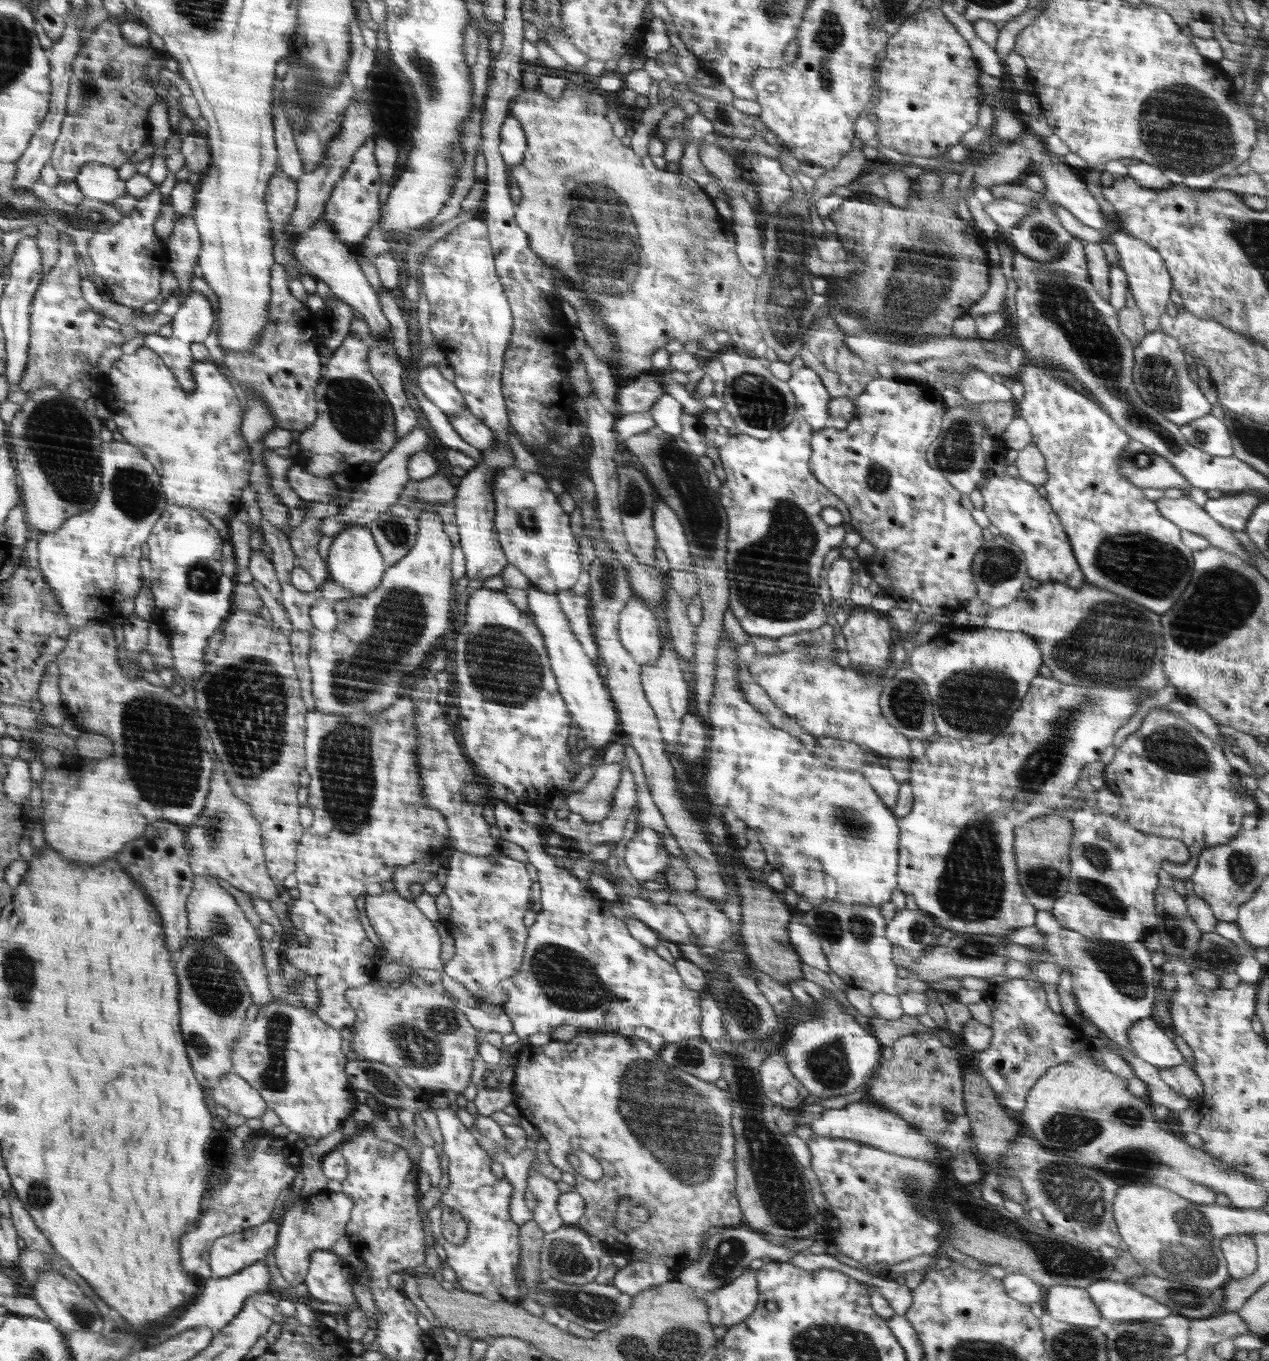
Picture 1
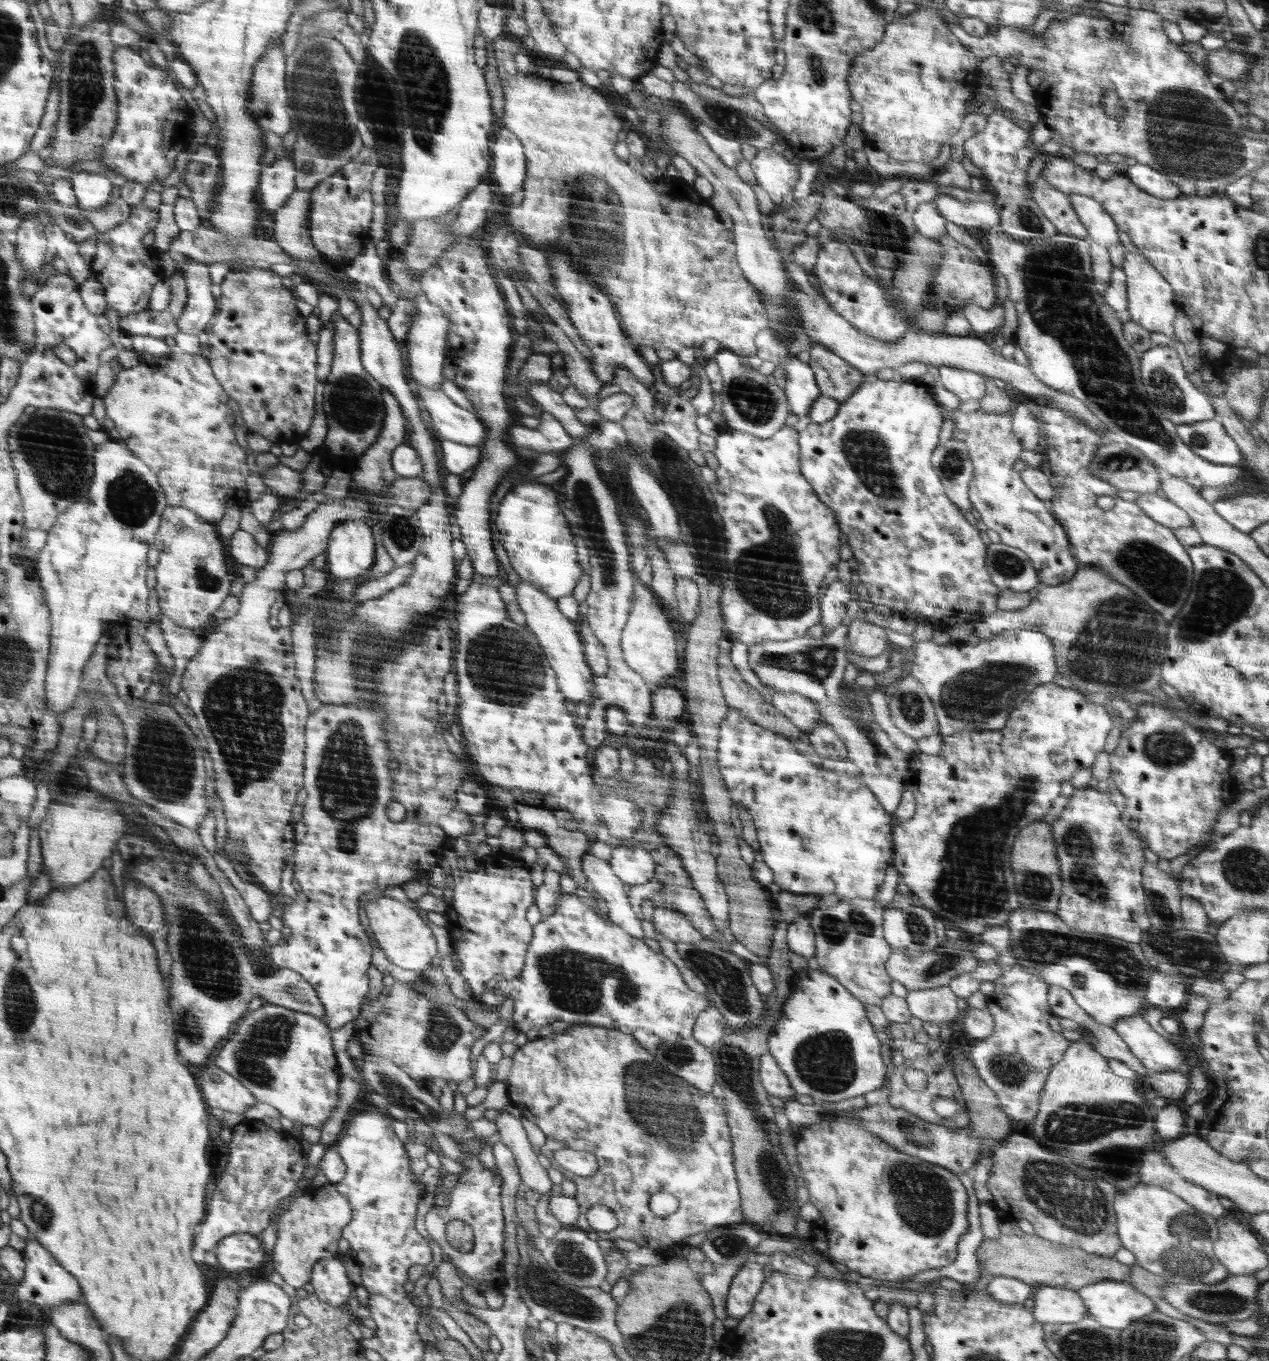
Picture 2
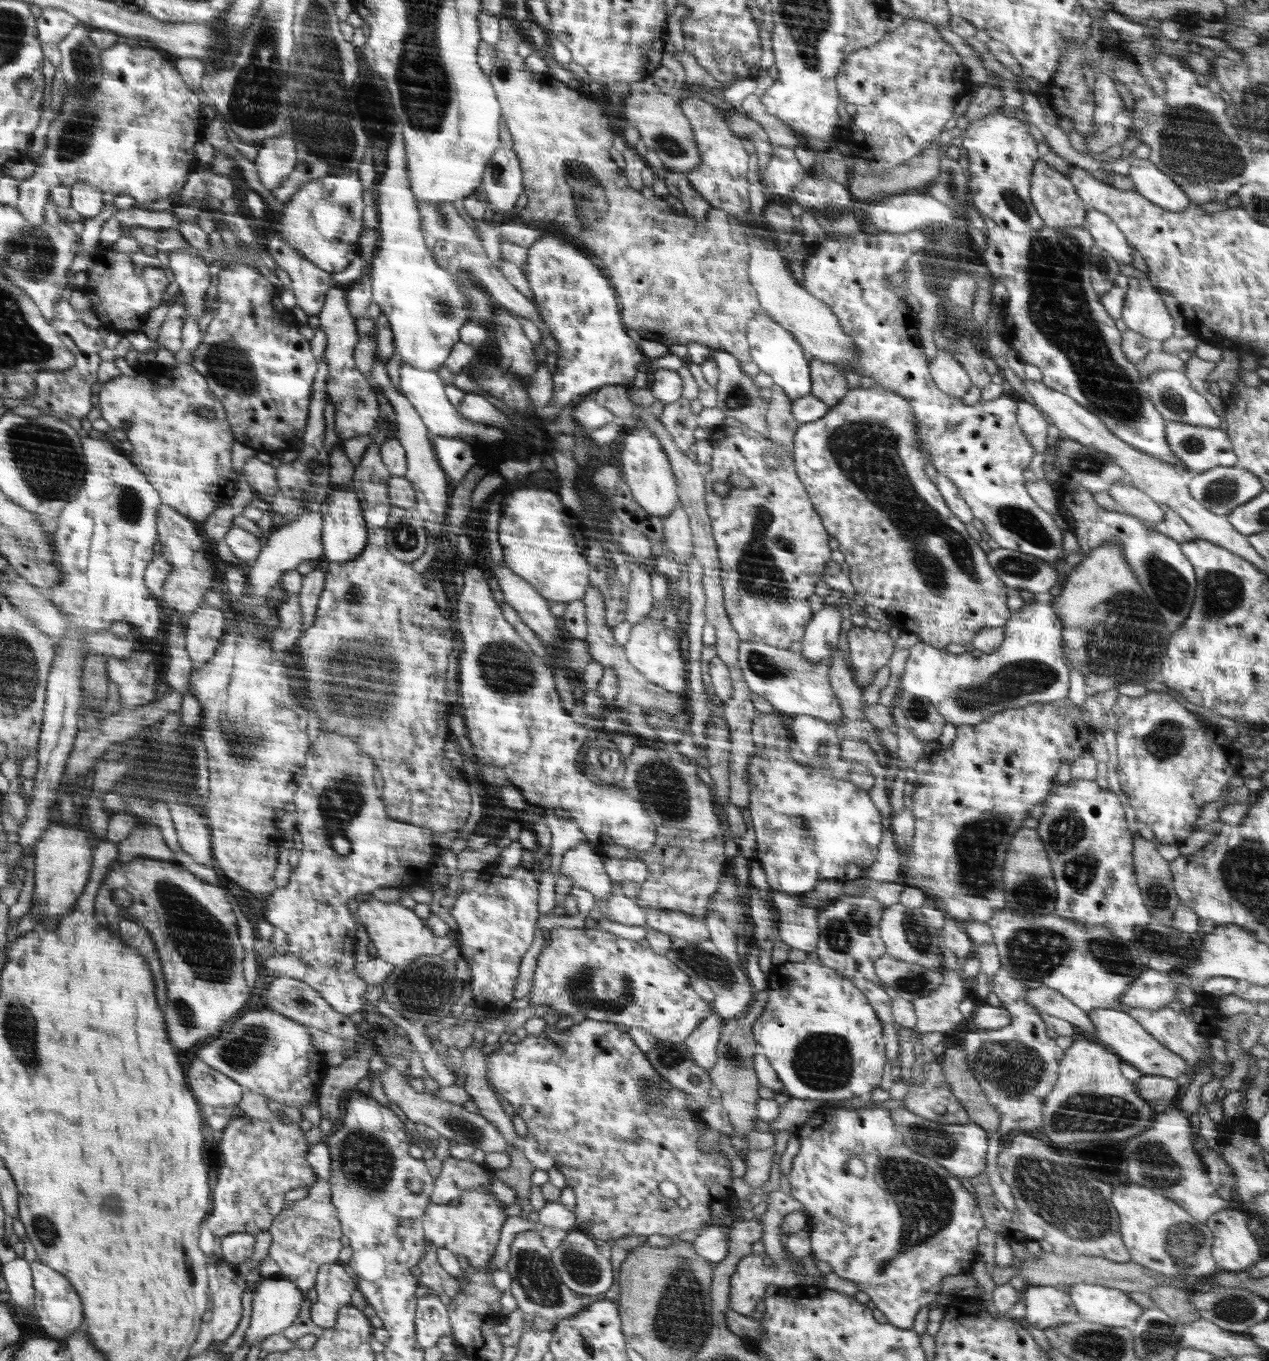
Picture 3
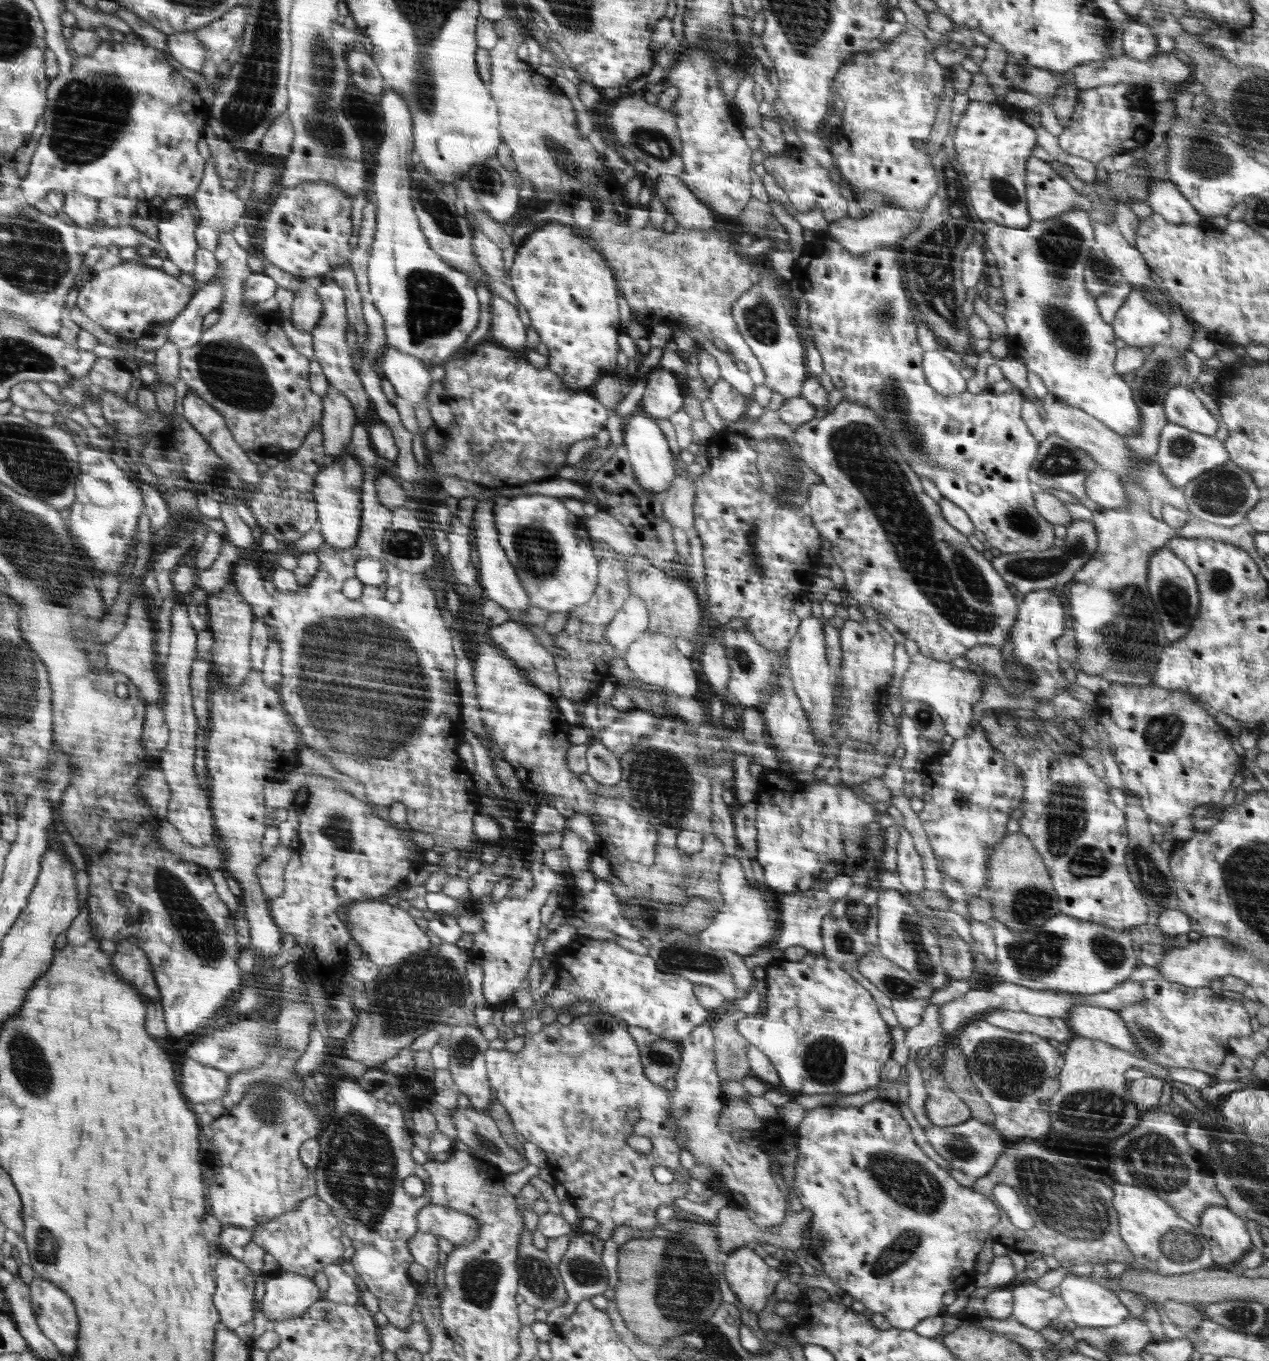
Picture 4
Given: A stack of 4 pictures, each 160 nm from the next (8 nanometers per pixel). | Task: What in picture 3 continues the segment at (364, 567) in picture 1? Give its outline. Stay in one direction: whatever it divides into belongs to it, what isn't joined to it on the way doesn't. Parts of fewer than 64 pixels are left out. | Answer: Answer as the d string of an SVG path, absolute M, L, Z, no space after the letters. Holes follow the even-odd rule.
M350 485L334 490L330 488L327 496L328 512L324 514L322 539L323 560L325 562L351 561L359 556L367 546L367 523L363 518L358 494Z

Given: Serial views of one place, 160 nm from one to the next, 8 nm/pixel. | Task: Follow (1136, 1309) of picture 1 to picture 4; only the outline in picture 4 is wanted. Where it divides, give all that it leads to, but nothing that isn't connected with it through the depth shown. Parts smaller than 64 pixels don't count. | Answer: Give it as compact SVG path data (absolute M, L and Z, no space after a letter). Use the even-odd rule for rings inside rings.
M1081 1274L1067 1275L1056 1292L1063 1298L1067 1306L1067 1321L1071 1326L1078 1327L1102 1327L1117 1326L1126 1317L1131 1316L1130 1312L1114 1293L1114 1289L1094 1283L1089 1276Z

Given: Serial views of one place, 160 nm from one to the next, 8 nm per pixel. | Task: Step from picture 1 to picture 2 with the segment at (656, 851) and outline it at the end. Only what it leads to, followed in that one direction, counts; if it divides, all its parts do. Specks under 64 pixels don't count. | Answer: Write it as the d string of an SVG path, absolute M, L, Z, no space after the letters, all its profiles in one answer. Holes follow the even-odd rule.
M621 845L613 848L610 867L627 886L646 885L655 877L656 863L642 847Z

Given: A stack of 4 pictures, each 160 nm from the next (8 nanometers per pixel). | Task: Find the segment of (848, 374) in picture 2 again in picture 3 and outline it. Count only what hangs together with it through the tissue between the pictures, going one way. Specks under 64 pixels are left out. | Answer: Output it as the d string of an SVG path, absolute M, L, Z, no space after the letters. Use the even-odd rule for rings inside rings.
M814 358L811 362L811 394L830 408L839 405L849 390L844 371L832 362Z

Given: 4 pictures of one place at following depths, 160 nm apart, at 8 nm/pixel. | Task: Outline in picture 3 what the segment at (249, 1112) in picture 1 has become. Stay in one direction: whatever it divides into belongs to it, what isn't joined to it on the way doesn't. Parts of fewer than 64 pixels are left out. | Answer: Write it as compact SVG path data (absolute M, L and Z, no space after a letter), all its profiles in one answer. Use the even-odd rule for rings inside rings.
M194 1060L187 1075L200 1104L228 1106L235 1105L242 1098L244 1087L239 1082L202 1060Z

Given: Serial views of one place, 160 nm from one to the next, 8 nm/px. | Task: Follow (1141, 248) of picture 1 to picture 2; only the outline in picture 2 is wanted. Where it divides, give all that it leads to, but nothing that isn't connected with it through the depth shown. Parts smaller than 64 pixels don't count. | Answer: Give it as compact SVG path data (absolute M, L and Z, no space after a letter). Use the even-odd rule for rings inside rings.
M1126 252L1122 270L1126 275L1127 310L1130 318L1150 332L1160 332L1176 340L1173 327L1178 305L1175 302L1173 288L1160 276L1160 273L1141 253Z

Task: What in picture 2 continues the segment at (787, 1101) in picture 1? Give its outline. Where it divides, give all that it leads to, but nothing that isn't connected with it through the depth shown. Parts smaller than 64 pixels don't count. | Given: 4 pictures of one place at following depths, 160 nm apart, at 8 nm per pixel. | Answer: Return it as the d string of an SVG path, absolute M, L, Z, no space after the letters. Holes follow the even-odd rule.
M766 1053L759 1063L759 1077L762 1079L763 1090L769 1095L794 1100L798 1094L776 1059L770 1053Z

